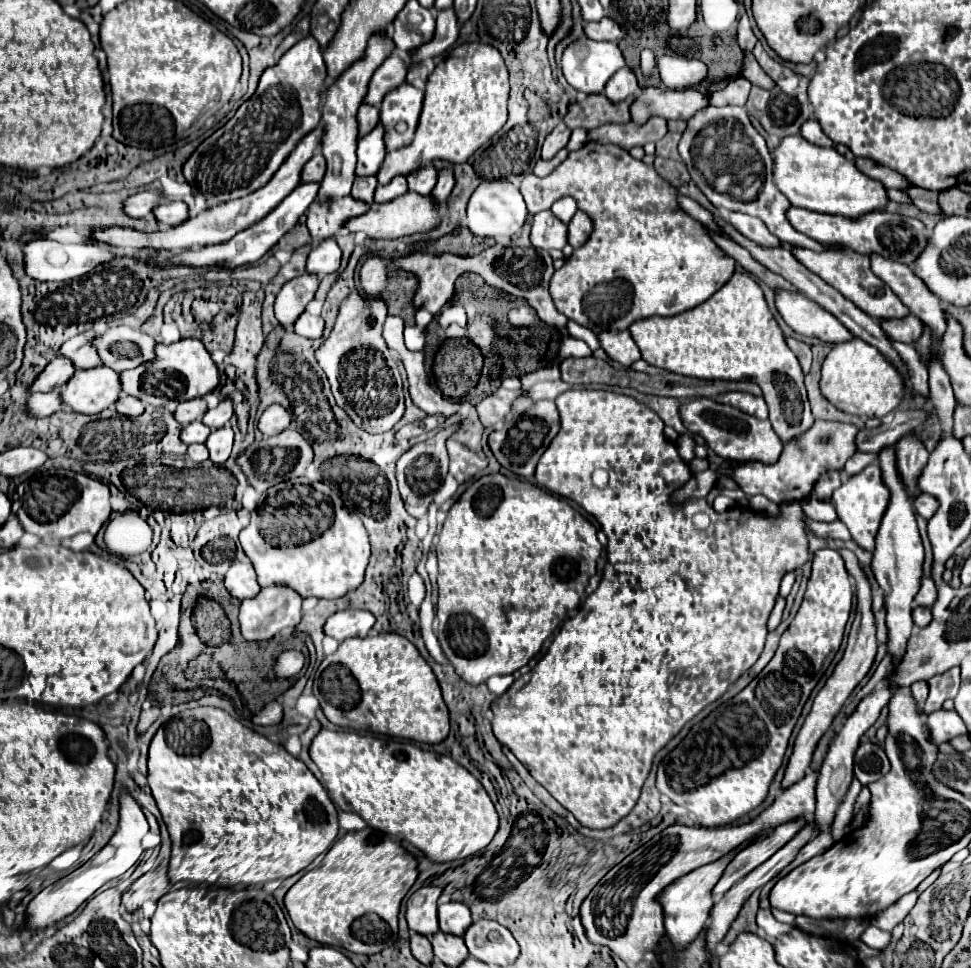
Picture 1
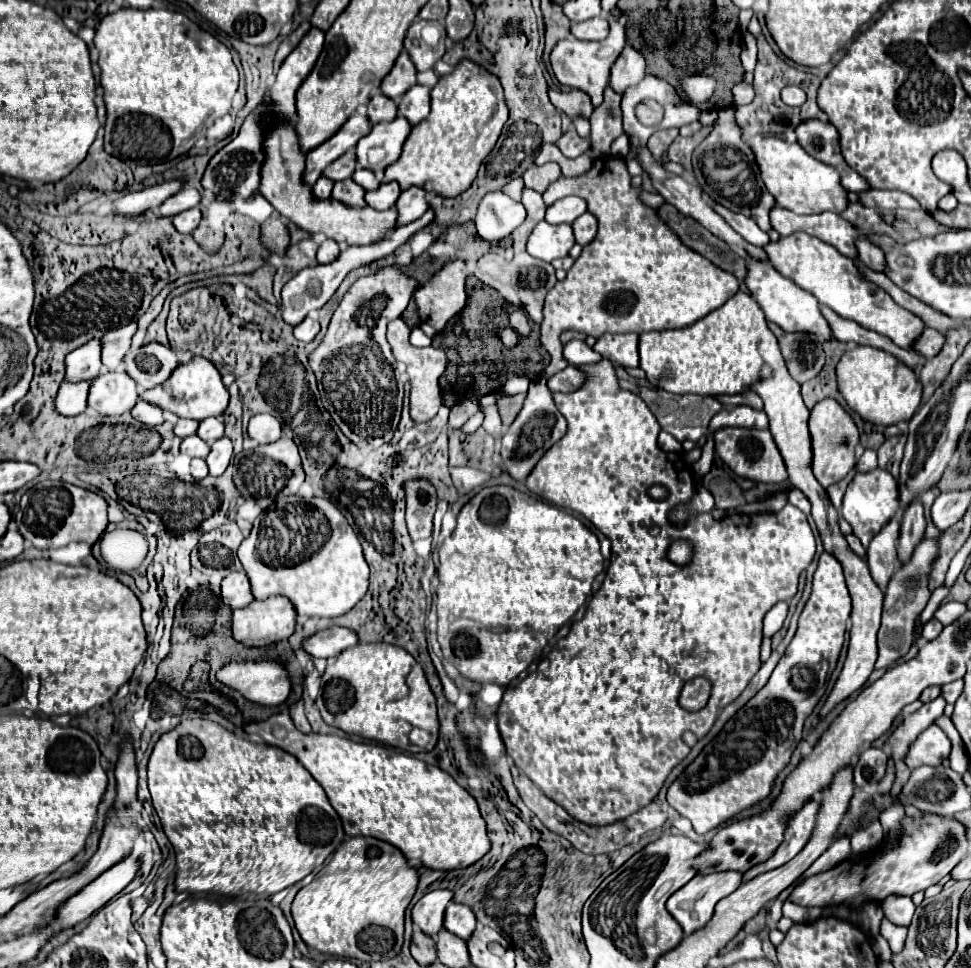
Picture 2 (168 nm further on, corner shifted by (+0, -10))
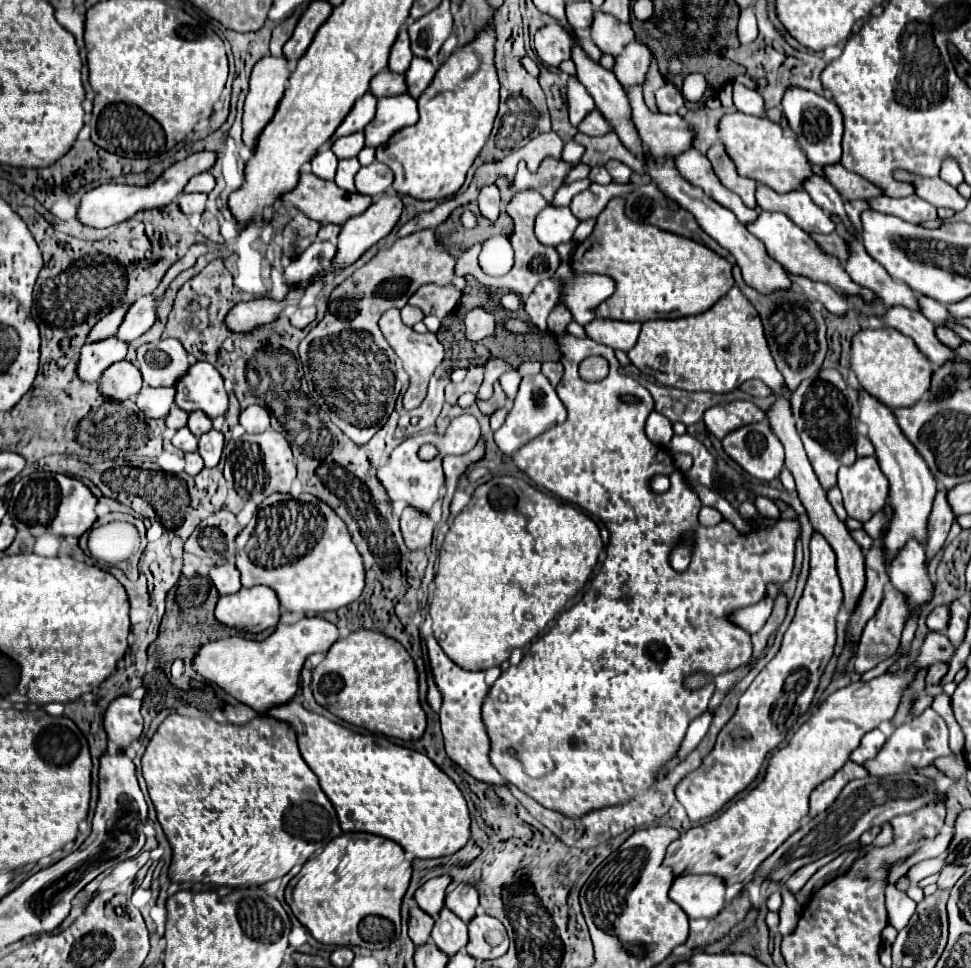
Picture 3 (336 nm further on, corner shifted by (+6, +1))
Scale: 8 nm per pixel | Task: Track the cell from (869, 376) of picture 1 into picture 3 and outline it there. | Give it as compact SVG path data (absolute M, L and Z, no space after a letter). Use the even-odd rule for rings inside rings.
M862 329L852 339L850 367L856 373L858 385L888 407L912 407L926 393L932 377L932 365L910 337L904 337L896 329Z

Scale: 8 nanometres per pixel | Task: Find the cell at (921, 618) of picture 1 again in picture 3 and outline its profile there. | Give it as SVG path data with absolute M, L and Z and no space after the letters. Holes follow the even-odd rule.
M948 605L936 607L936 609L928 615L926 623L928 623L928 627L930 627L932 631L940 631L940 633L944 633L944 631L948 629Z

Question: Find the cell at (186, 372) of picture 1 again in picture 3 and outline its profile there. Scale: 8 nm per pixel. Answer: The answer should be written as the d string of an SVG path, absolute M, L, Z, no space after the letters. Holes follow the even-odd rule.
M206 361L194 363L176 383L176 405L190 411L204 411L210 419L224 417L228 411L228 393L222 375Z

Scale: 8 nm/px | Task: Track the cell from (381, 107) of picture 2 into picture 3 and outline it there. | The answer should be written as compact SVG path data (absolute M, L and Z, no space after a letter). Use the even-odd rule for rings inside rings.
M388 69L380 71L372 83L370 83L370 91L376 97L390 97L390 95L398 95L406 91L406 83L404 83L404 75L400 73L392 73Z

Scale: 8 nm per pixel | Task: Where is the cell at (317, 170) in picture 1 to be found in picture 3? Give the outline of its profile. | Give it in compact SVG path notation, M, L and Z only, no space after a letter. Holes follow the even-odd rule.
M352 133L348 137L338 137L332 143L332 151L338 159L348 159L356 157L364 147L364 133Z

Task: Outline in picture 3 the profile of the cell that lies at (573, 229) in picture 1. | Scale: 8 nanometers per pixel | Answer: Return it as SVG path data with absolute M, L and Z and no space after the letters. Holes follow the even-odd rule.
M592 183L586 191L574 195L570 201L570 211L580 219L586 221L590 217L598 217L598 213L608 205L612 197L626 197L626 193L632 191L632 185L598 185Z

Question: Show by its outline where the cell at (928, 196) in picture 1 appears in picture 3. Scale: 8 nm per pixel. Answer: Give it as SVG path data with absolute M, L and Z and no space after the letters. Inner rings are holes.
M840 163L824 167L826 179L836 187L836 191L842 195L844 201L854 201L854 199L870 199L876 195L882 195L876 185L872 185L866 179L860 179L858 175L846 171Z

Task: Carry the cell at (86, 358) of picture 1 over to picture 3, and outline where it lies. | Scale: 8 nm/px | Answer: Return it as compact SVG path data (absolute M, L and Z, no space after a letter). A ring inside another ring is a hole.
M154 295L136 299L134 305L130 307L130 311L126 313L116 337L122 341L132 341L132 339L138 339L140 335L144 335L156 321L158 303L160 303L160 299Z

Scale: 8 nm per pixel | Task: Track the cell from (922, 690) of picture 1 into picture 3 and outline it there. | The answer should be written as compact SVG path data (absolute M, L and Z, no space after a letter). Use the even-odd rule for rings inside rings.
M948 663L932 665L932 667L928 669L928 675L926 675L926 683L928 683L928 685L938 685L946 673L948 673Z

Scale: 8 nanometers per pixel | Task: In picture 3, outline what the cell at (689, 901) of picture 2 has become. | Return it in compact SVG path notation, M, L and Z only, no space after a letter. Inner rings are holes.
M680 875L674 879L670 899L676 901L690 919L712 919L724 909L724 881L714 875Z

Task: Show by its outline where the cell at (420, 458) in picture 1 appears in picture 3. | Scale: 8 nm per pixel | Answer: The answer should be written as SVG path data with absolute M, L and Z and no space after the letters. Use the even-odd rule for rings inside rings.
M404 509L402 517L400 517L400 531L404 537L404 543L408 549L418 551L424 549L426 545L430 545L432 541L432 519L414 511L414 509Z

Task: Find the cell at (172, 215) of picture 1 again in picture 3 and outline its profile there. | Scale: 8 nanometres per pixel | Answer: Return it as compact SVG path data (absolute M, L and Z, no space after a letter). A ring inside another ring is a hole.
M182 193L178 197L178 207L186 215L202 213L204 211L204 203L206 203L206 195L204 193Z

